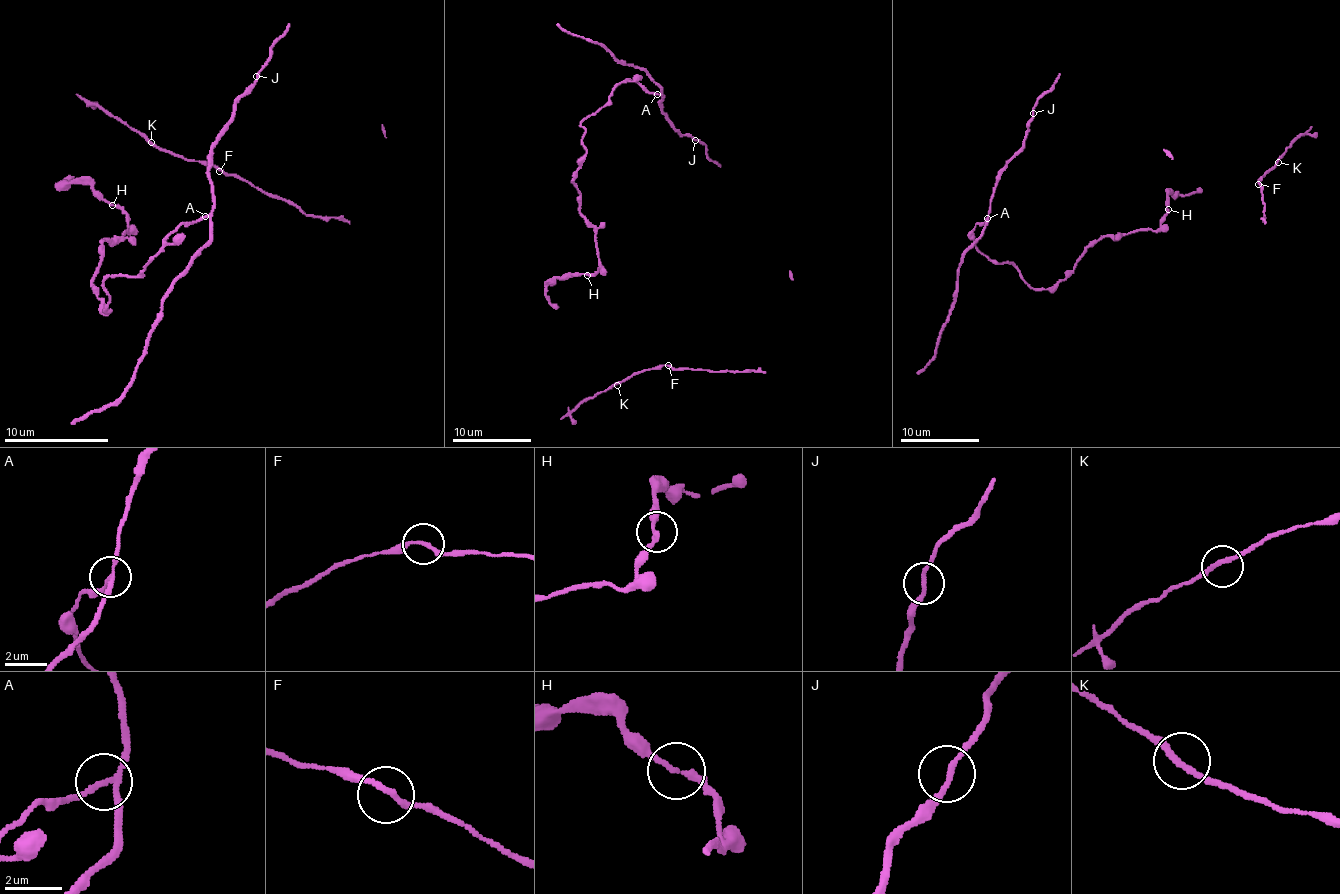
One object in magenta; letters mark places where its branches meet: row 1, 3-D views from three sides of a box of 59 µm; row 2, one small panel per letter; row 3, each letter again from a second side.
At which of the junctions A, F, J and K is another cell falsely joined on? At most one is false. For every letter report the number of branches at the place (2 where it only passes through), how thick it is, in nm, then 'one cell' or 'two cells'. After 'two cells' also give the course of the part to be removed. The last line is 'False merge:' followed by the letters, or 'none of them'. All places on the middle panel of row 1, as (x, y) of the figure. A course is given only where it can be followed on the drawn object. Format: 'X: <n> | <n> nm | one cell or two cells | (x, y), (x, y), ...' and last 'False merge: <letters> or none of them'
A: 3 | 170 nm | two cells | (658, 95), (622, 81), (581, 122), (585, 157), (573, 183), (599, 267), (546, 287), (558, 308)
F: 2 | 180 nm | one cell
J: 2 | 200 nm | one cell
K: 2 | 200 nm | one cell
False merge: A

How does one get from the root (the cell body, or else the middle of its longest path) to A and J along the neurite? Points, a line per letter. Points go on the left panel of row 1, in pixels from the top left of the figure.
A: (125, 231), (102, 241), (94, 293), (104, 309), (109, 275), (138, 275), (183, 223), (206, 215)
J: (125, 231), (102, 241), (104, 309), (109, 275), (138, 275), (211, 210), (209, 150), (256, 76)

